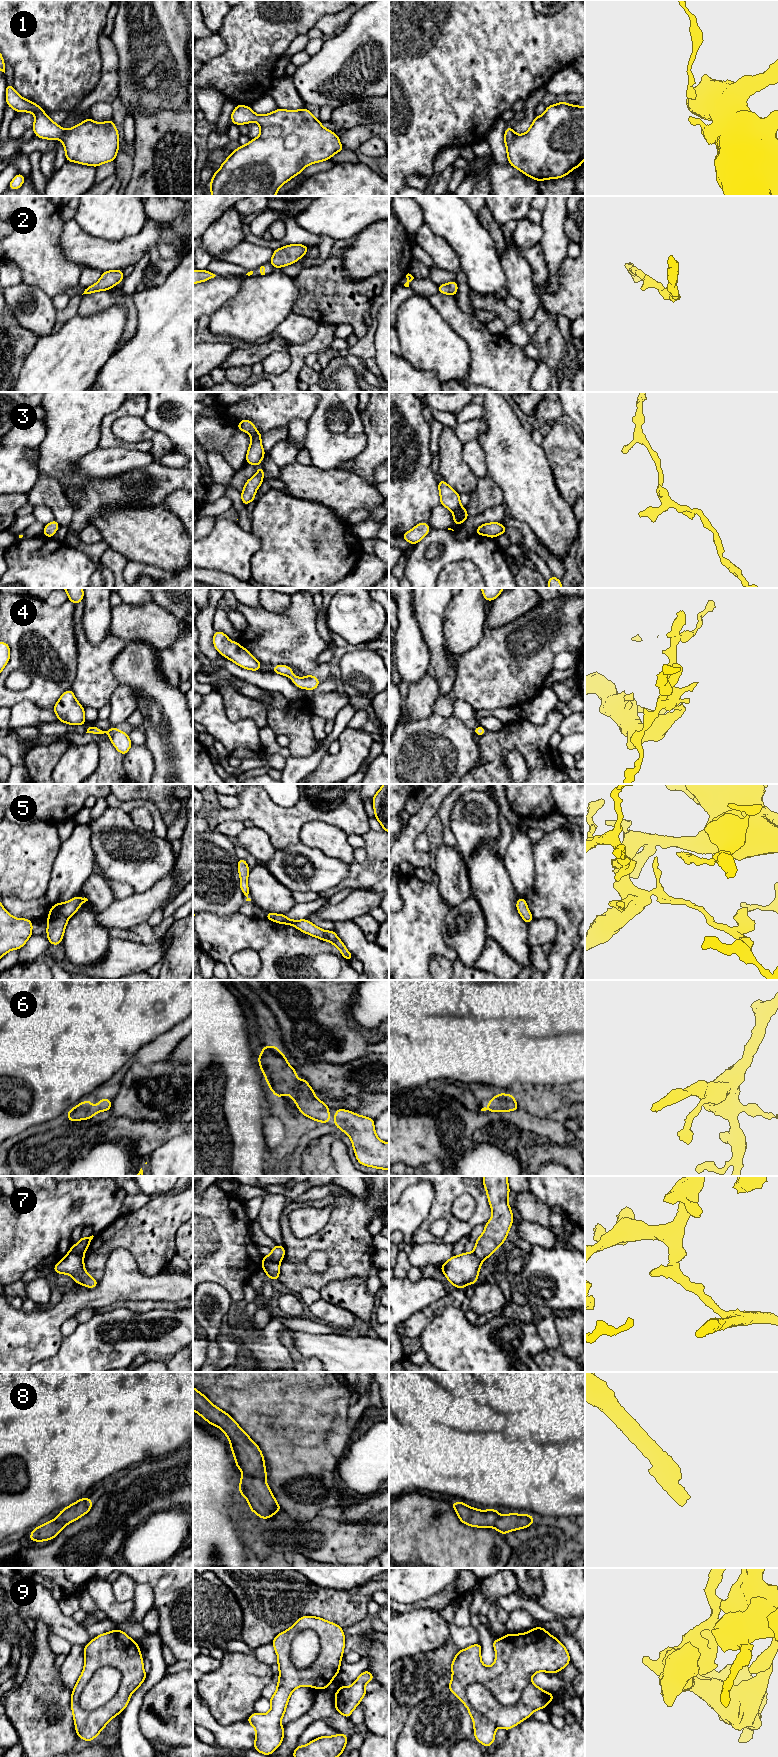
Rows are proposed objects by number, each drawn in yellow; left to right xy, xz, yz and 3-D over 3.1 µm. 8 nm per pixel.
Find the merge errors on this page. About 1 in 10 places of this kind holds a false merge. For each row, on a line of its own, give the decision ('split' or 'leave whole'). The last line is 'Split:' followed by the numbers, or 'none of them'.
1: leave whole
2: leave whole
3: leave whole
4: leave whole
5: leave whole
6: leave whole
7: split
8: split
9: leave whole
Split: 7, 8

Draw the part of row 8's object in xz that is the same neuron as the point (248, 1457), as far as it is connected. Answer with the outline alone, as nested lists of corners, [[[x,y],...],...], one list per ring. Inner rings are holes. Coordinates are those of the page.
[[[193,1387],[193,1411],[211,1425],[220,1428],[230,1441],[237,1468],[243,1473],[265,1480],[267,1472],[263,1454],[258,1445],[243,1431],[234,1419]]]

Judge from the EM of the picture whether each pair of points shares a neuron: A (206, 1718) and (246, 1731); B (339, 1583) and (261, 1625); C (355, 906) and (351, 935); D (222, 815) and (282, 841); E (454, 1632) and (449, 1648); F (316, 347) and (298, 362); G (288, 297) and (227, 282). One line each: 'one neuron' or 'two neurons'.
A: one neuron
B: two neurons
C: two neurons
D: one neuron
E: two neurons
F: one neuron
G: two neurons

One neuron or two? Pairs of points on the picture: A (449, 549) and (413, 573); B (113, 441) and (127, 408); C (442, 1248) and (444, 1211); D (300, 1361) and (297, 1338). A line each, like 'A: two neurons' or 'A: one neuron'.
A: one neuron
B: one neuron
C: two neurons
D: two neurons

